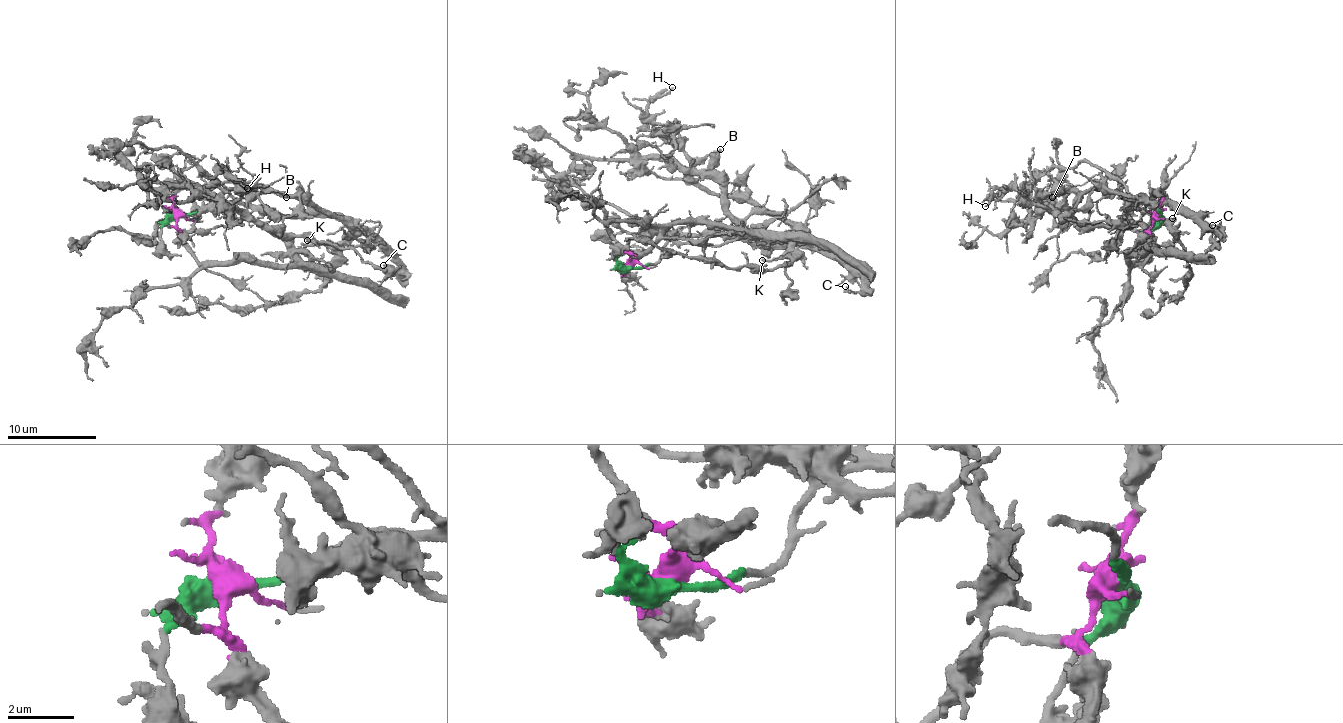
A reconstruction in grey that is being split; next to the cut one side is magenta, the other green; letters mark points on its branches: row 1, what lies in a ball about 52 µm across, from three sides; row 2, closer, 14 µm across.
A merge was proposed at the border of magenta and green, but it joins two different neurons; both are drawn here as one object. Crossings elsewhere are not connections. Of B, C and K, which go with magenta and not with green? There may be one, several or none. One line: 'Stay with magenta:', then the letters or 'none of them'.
Stay with magenta: none of them

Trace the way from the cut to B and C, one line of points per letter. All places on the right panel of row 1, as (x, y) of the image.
B: (1159, 216), (1154, 200), (1133, 199), (1143, 201), (1159, 192), (1157, 201), (1106, 187), (1062, 190), (1052, 197)
C: (1159, 216), (1154, 200), (1133, 199), (1136, 196), (1143, 201), (1160, 191), (1203, 227), (1217, 232), (1212, 225)

